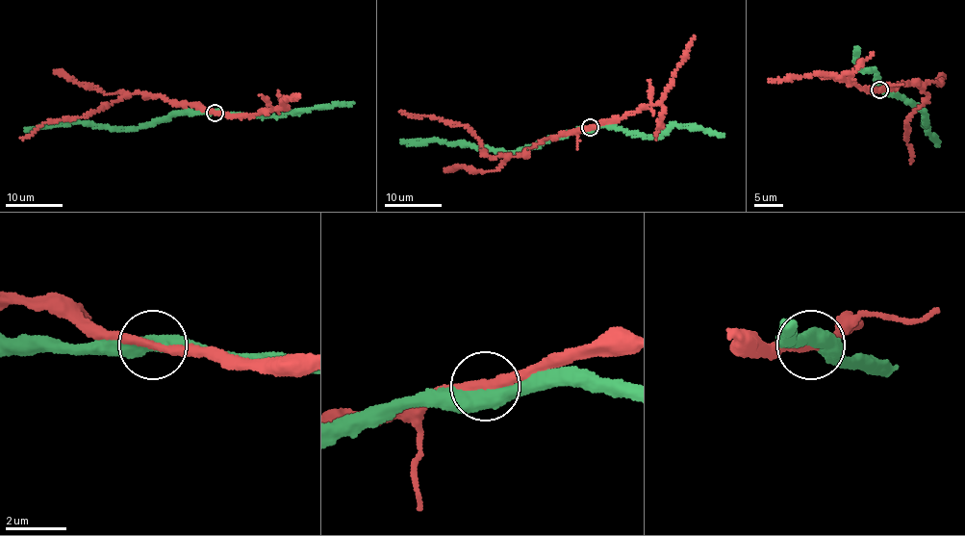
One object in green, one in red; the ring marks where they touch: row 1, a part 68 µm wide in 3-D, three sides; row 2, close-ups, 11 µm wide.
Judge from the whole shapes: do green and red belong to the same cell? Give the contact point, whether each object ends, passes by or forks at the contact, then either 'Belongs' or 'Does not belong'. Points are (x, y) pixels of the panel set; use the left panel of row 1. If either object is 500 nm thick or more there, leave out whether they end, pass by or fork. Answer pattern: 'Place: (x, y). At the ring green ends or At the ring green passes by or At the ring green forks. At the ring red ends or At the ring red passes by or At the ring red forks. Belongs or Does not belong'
Place: (215, 113). Does not belong

